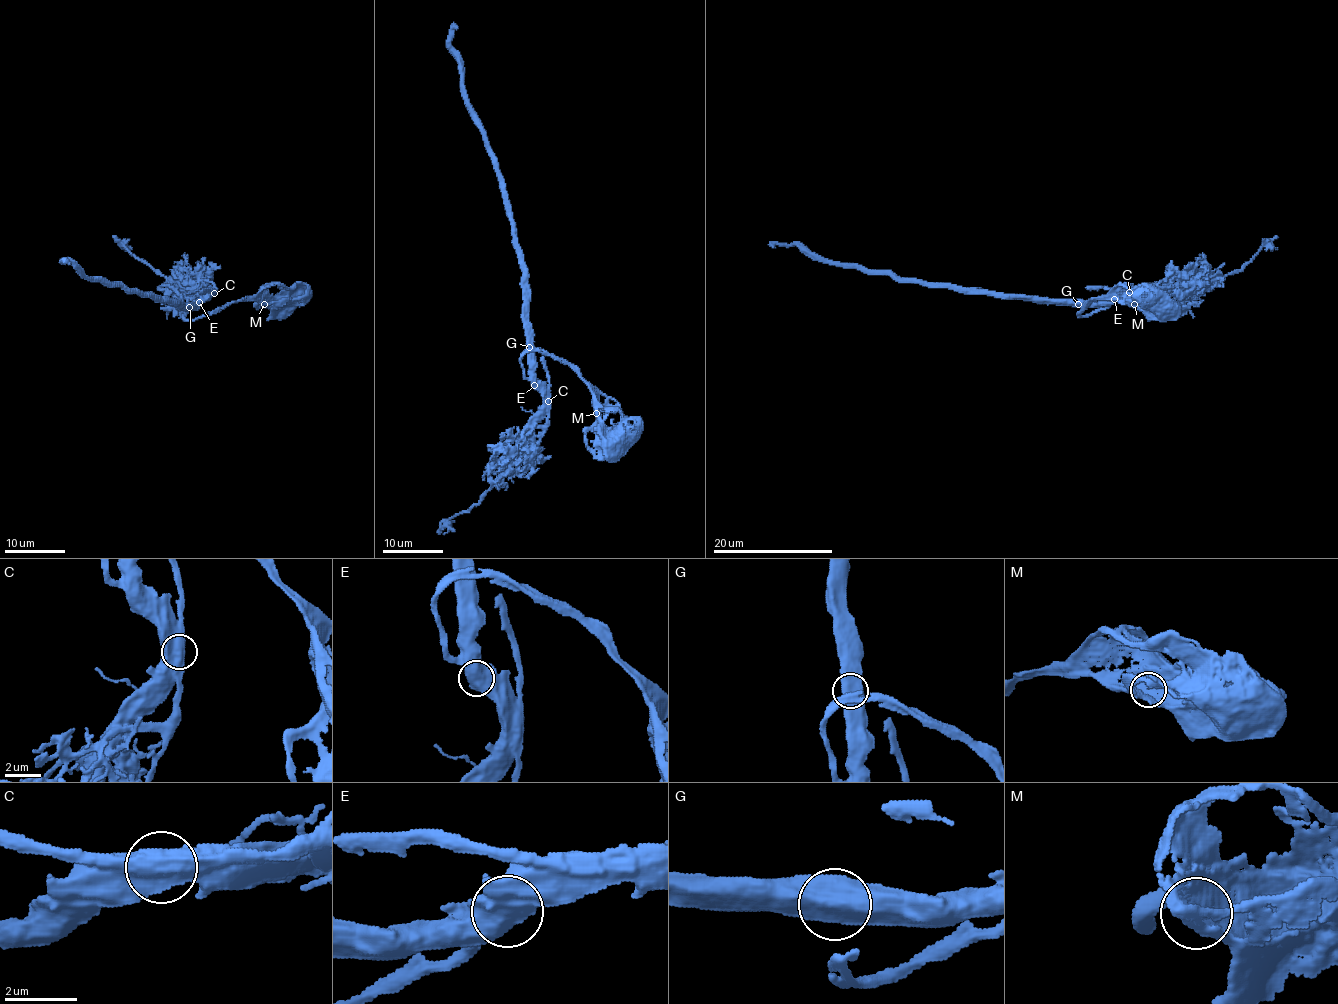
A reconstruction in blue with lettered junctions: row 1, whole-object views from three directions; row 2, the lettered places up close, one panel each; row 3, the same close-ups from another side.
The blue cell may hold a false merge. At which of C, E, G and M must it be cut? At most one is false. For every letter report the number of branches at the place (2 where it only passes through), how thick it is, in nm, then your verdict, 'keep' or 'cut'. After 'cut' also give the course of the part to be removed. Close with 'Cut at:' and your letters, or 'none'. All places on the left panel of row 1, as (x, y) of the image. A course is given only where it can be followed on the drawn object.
C: 2 | 700 nm | cut | (214, 294), (211, 290), (182, 297), (173, 286), (162, 286), (166, 279), (161, 273), (131, 256), (114, 237)
E: 2 | 700 nm | keep
G: 2 | 700 nm | keep
M: 1 | 650 nm | keep
Cut at: C

